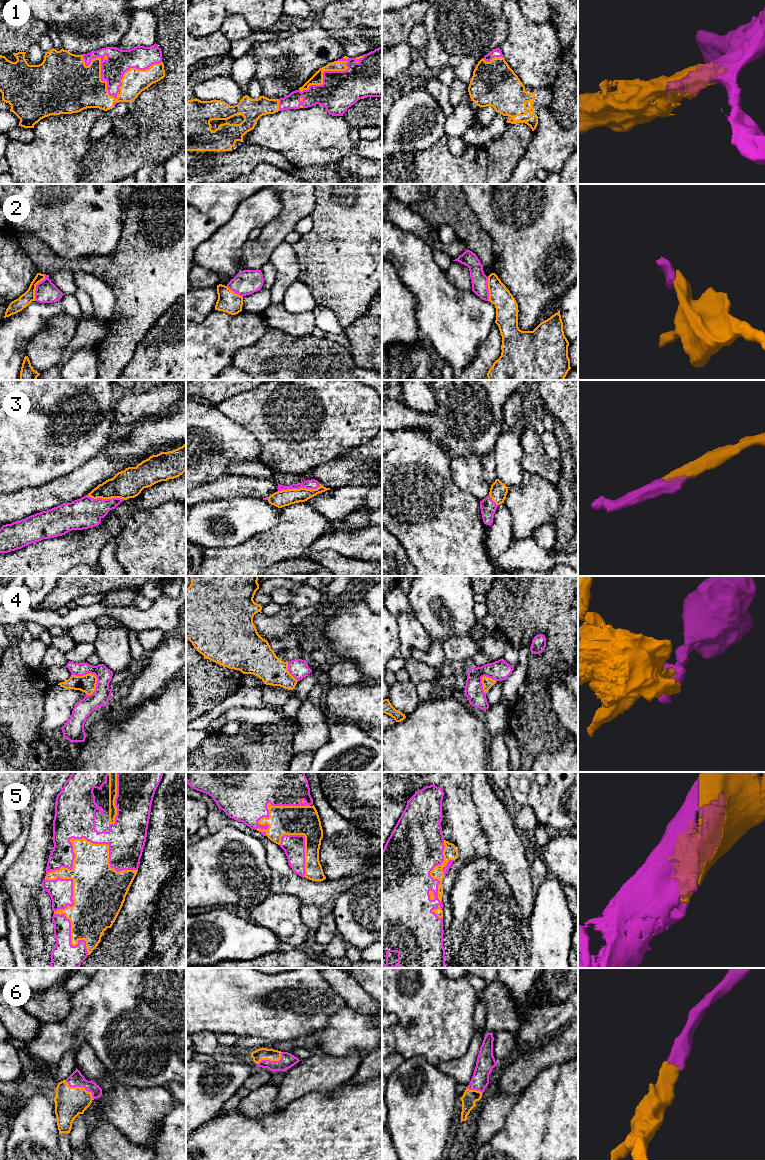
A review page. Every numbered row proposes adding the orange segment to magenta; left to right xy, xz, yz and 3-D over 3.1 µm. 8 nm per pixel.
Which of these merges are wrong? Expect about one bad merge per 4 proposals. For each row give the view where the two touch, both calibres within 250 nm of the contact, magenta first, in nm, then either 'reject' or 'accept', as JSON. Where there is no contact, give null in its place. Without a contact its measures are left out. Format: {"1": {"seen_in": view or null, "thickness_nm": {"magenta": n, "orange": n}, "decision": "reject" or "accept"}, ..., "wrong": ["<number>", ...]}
{"1": {"seen_in": "xy", "thickness_nm": {"magenta": 190, "orange": 340}, "decision": "accept"}, "2": {"seen_in": "xy", "thickness_nm": {"magenta": 180, "orange": 100}, "decision": "reject"}, "3": {"seen_in": "xz", "thickness_nm": {"magenta": 80, "orange": 130}, "decision": "accept"}, "4": {"seen_in": "xy", "thickness_nm": {"magenta": 140, "orange": 140}, "decision": "reject"}, "5": {"seen_in": "xy", "thickness_nm": {"magenta": 320, "orange": 300}, "decision": "accept"}, "6": {"seen_in": "xy", "thickness_nm": {"magenta": 120, "orange": 240}, "decision": "accept"}, "wrong": ["2", "4"]}

